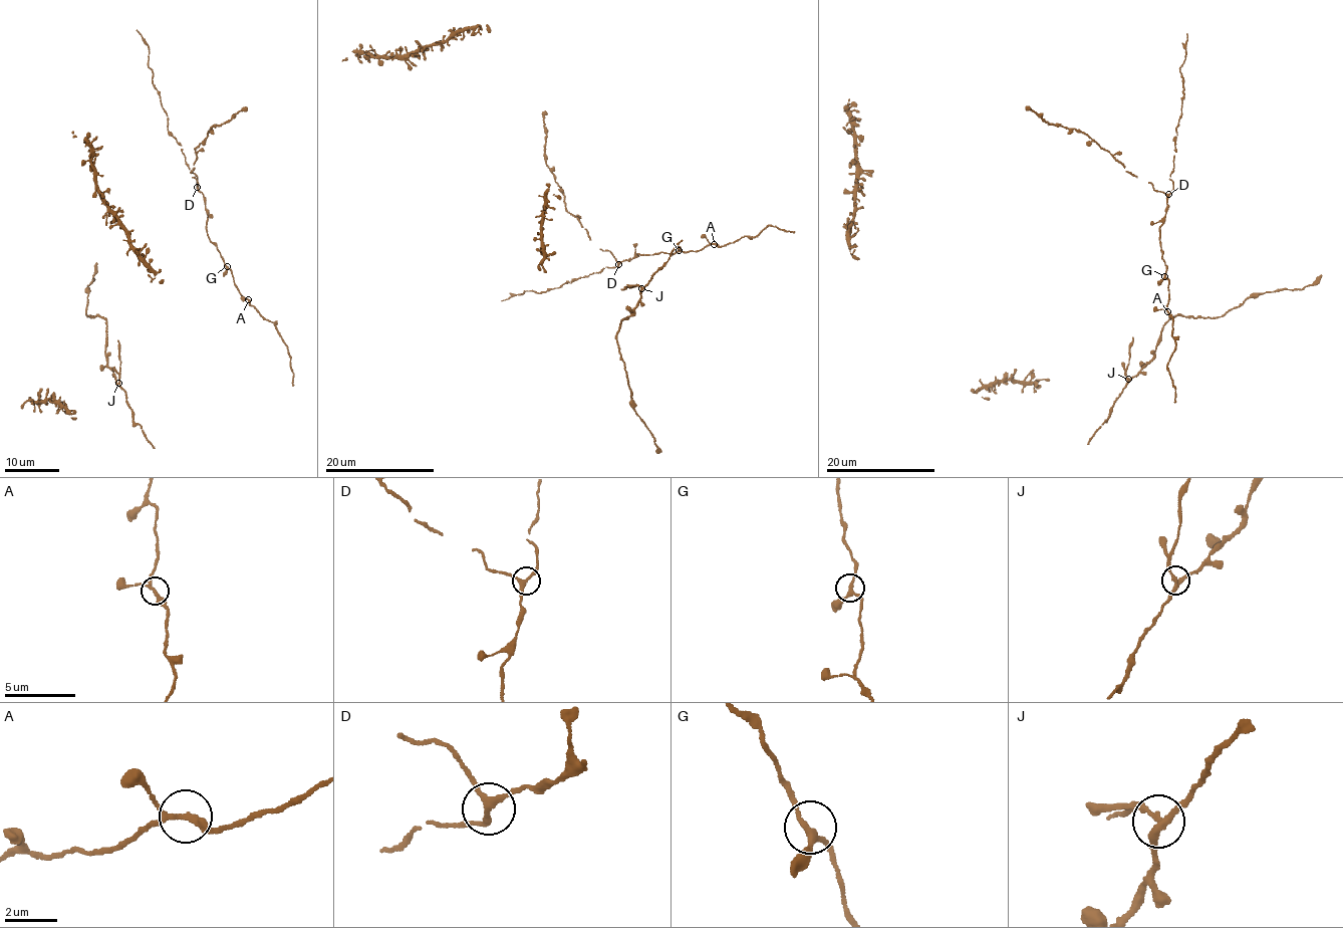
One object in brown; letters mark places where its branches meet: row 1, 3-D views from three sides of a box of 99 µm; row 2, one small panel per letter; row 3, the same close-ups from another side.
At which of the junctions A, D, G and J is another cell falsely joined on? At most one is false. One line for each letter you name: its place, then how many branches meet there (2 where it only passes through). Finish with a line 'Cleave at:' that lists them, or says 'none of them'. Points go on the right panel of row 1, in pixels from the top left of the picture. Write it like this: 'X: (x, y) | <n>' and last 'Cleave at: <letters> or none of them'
J: (1128, 379) | 3
Cleave at: J

